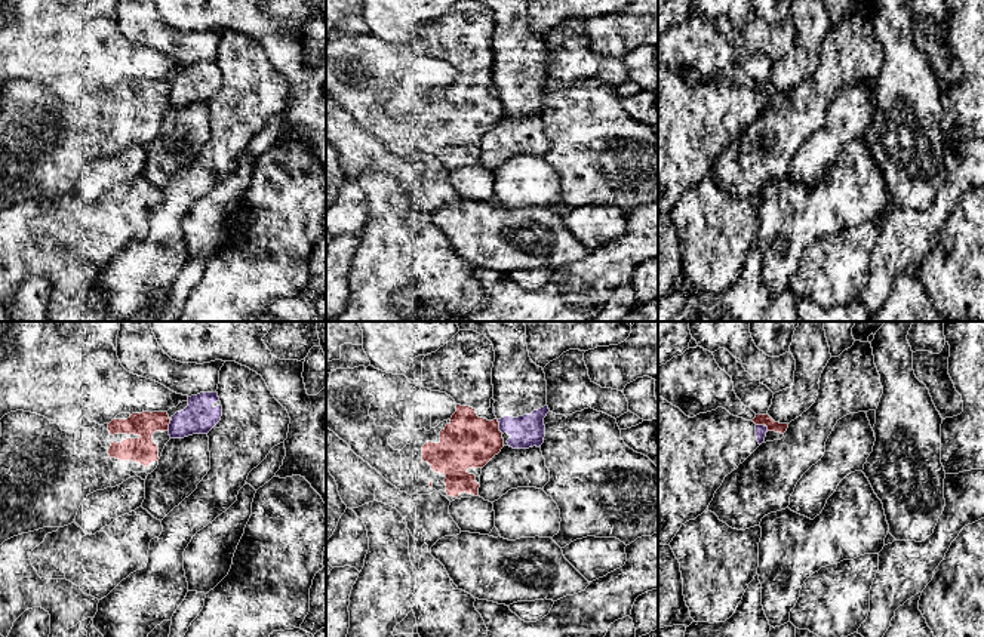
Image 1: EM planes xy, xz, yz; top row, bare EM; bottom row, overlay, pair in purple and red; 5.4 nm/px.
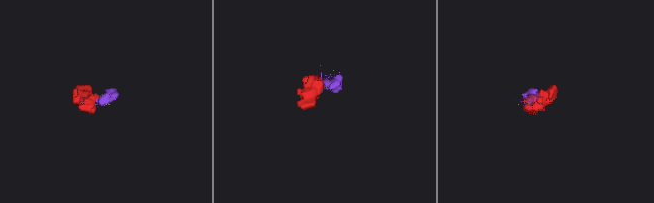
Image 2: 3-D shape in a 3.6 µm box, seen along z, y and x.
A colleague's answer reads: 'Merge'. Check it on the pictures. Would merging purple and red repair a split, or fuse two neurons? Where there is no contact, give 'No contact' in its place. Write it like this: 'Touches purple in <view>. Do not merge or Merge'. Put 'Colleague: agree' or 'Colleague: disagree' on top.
Colleague: disagree
Touches purple in yz. Do not merge

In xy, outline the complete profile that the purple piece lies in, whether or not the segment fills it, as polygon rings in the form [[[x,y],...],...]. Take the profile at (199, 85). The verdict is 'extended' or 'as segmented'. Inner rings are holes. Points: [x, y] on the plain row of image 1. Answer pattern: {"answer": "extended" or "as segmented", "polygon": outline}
{"answer": "extended", "polygon": [[[200,61],[167,79],[170,107],[207,102],[222,84],[218,61]]]}

